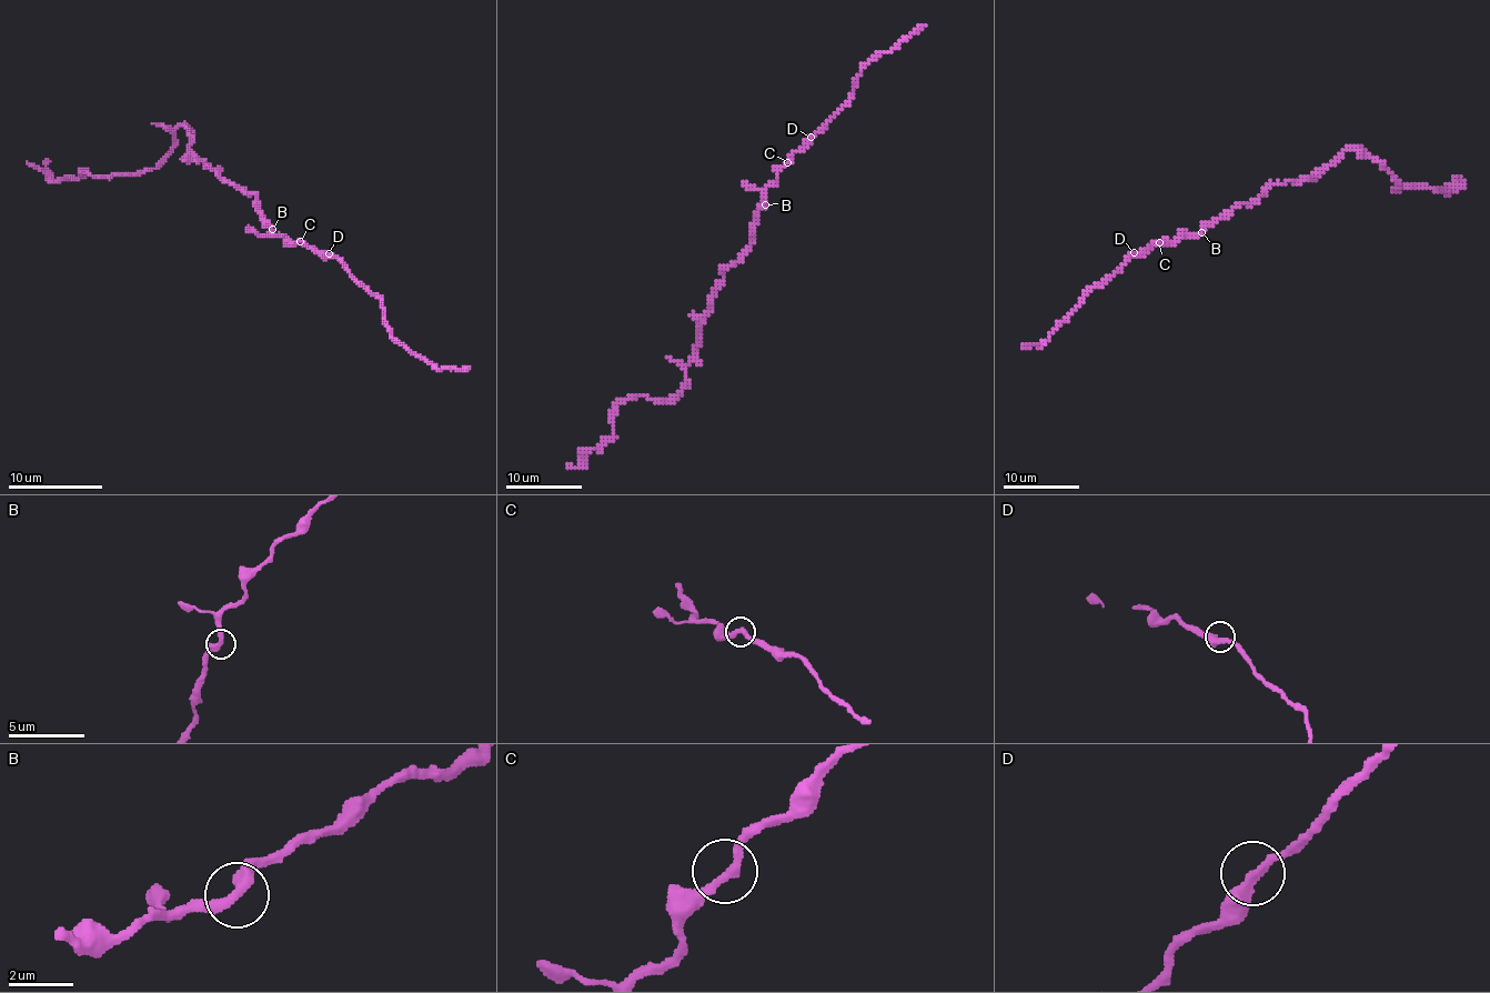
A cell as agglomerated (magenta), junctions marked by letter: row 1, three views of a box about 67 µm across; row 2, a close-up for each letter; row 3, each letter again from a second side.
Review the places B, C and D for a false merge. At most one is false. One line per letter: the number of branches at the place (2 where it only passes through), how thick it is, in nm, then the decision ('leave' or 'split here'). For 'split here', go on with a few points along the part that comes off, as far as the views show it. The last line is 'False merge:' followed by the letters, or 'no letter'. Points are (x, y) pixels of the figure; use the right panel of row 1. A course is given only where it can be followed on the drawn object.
B: 2 branches meet; 360 nm thick; split here; foreign part runs (1200, 232), (1267, 189), (1319, 176), (1346, 151), (1368, 152), (1393, 189), (1456, 191), (1461, 178)
C: 2 branches meet; 300 nm thick; leave
D: 2 branches meet; 320 nm thick; leave
False merge: B

